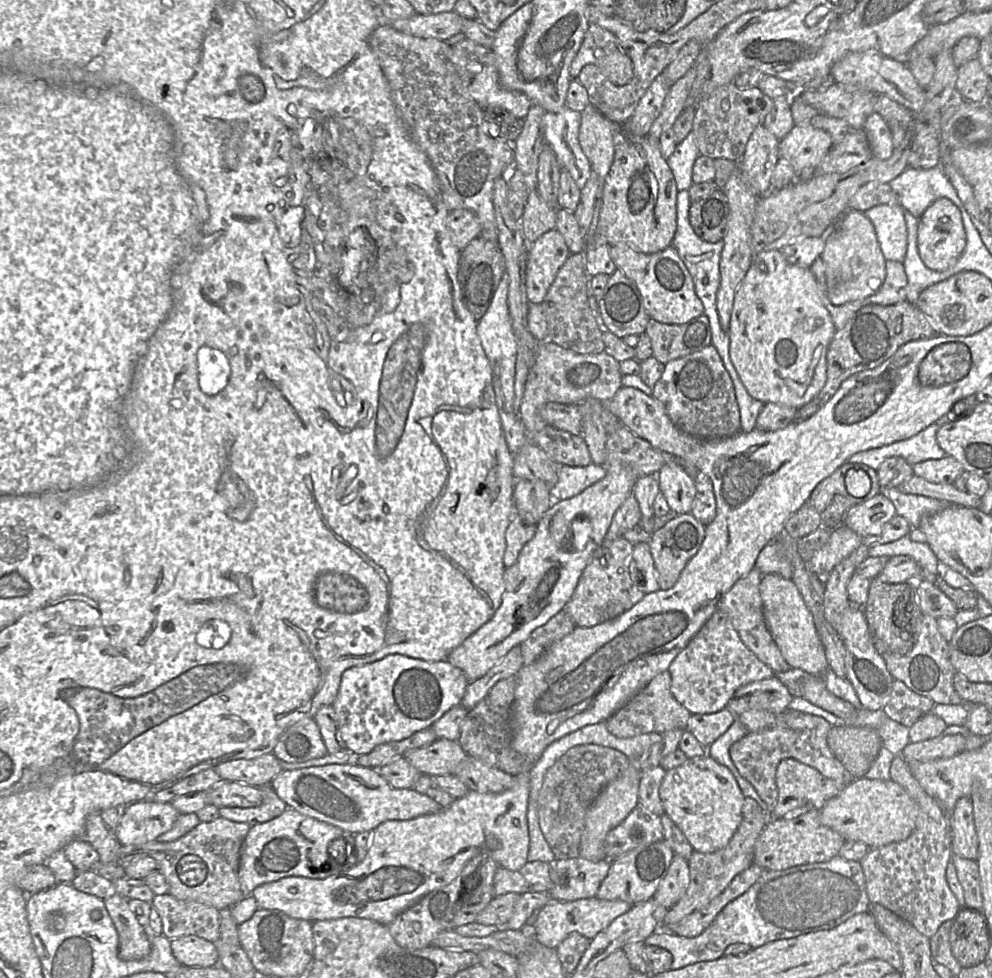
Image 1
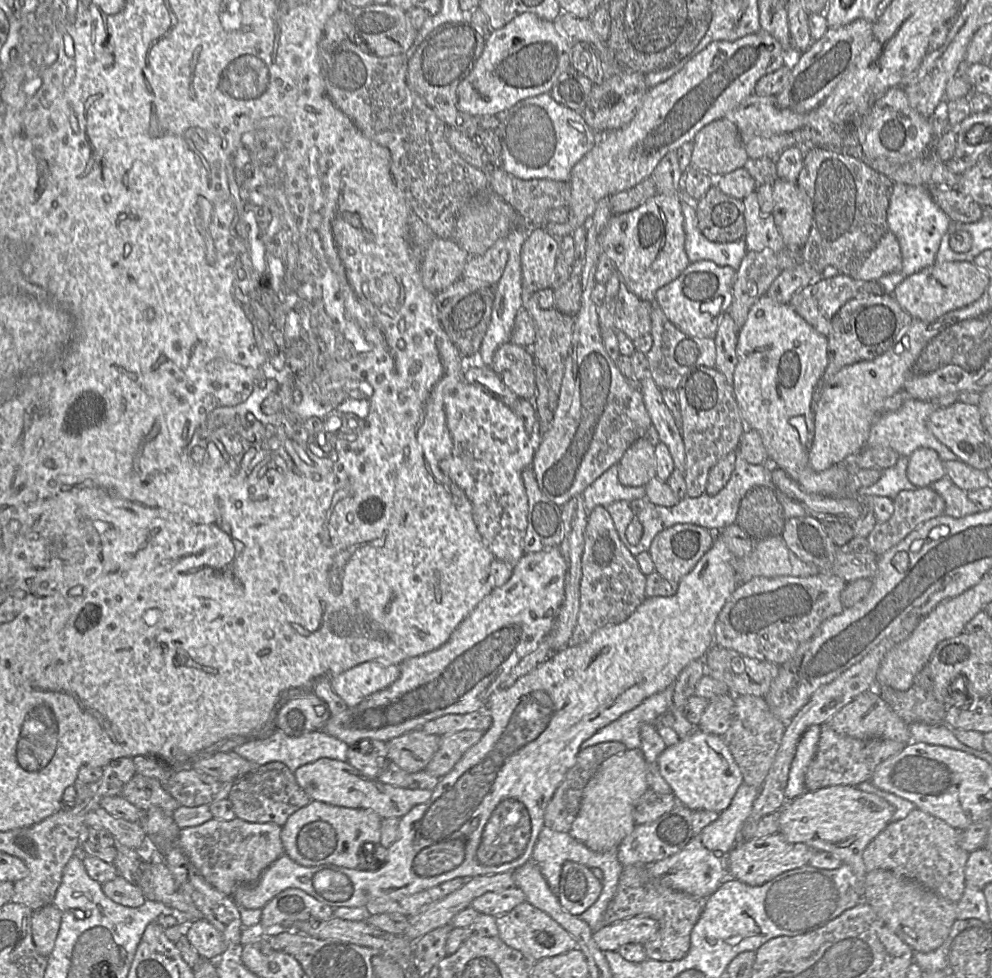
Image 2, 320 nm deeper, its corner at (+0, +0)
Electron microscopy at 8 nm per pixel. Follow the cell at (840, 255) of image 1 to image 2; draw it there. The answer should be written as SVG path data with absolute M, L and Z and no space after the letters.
M889 230L880 240L869 257L857 269L853 278L877 281L884 275L899 272L902 268L902 254L898 239Z

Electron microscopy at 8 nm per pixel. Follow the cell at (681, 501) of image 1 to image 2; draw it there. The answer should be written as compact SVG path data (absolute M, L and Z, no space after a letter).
M651 376L640 382L640 391L651 424L656 428L660 442L664 443L671 454L675 470L684 472L685 448L679 427L666 406L661 390Z

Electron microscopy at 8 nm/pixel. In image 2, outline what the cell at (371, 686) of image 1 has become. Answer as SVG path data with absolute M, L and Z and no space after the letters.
M372 660L329 679L334 692L346 706L354 707L371 694L389 687L399 676L399 665Z

